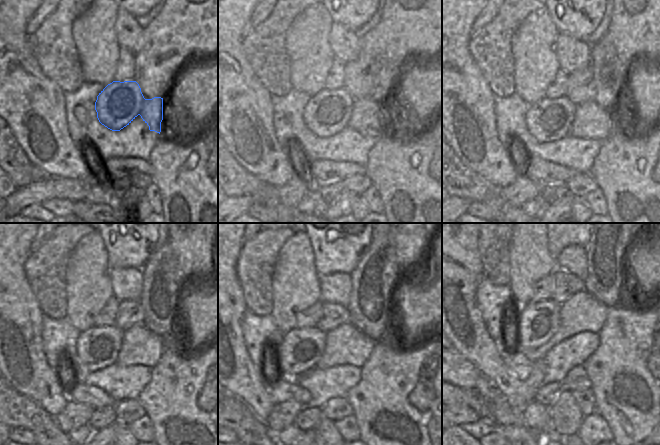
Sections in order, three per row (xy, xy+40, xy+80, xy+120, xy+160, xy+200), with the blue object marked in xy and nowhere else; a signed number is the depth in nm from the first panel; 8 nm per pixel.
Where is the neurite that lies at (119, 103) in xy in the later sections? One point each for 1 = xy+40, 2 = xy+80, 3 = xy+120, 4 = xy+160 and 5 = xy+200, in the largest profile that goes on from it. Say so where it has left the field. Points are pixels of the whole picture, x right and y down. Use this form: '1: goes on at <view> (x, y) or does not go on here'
1: goes on at xy+40 (327, 113)
2: goes on at xy+80 (548, 120)
3: goes on at xy+120 (97, 347)
4: goes on at xy+160 (319, 349)
5: goes on at xy+200 (566, 349)

